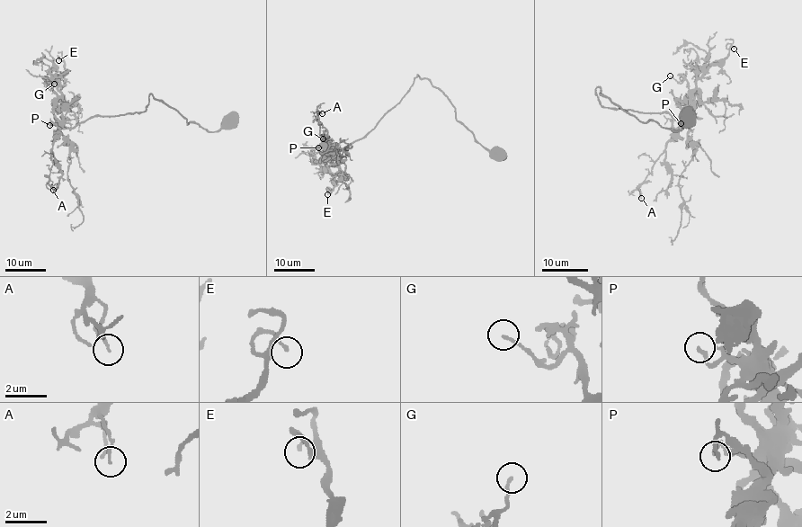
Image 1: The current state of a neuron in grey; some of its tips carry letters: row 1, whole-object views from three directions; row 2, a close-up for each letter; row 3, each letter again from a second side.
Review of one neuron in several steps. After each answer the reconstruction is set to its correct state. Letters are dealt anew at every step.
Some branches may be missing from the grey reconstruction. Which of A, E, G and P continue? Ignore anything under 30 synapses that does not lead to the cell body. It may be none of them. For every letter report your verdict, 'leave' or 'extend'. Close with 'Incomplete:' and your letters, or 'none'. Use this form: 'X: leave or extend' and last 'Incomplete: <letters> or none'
A: leave
E: leave
G: extend
P: leave
Incomplete: G

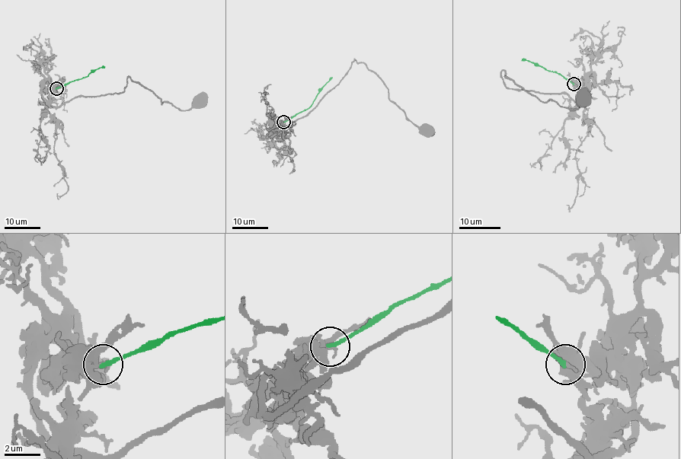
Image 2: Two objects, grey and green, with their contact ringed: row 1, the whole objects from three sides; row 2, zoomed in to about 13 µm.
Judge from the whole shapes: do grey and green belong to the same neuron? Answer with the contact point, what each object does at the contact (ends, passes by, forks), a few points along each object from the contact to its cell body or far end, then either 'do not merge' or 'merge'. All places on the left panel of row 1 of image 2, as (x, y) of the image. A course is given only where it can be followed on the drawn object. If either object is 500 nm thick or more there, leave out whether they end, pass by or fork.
(56, 88) | grey ends | green ends | grey via (56, 88), (50, 97), (54, 106), (78, 97), (121, 93), (129, 77), (162, 103), (188, 110), (199, 100) | green via (56, 88), (105, 67) | do not merge

